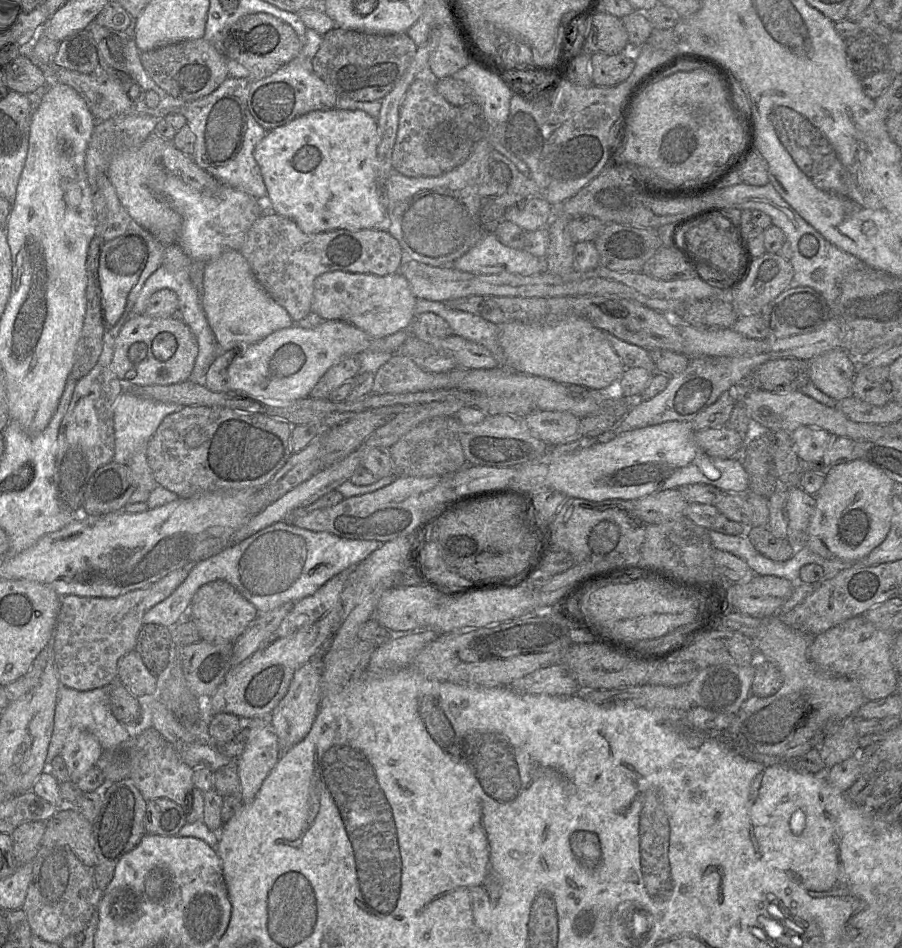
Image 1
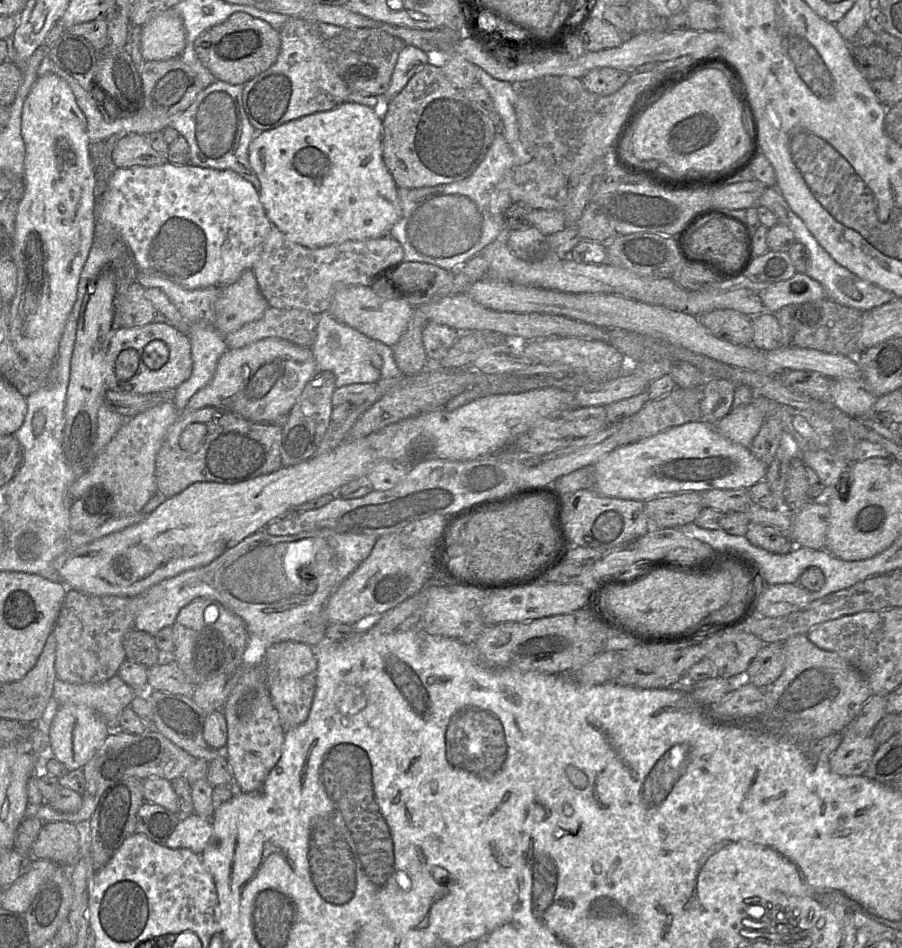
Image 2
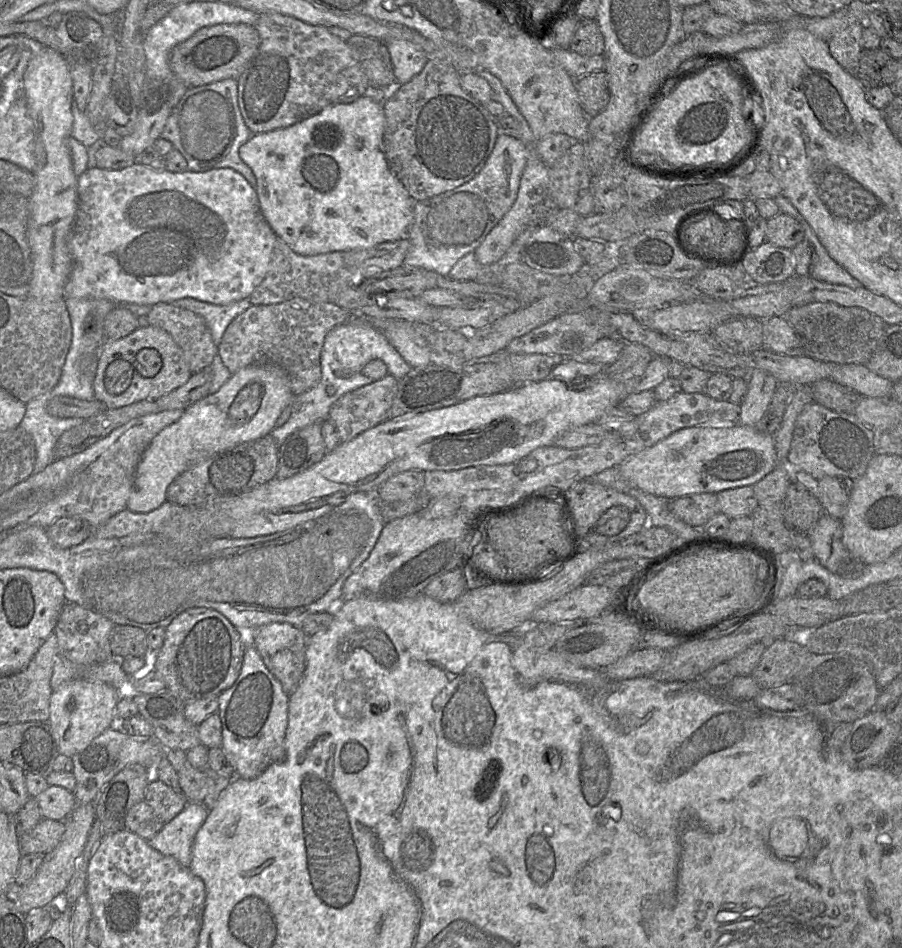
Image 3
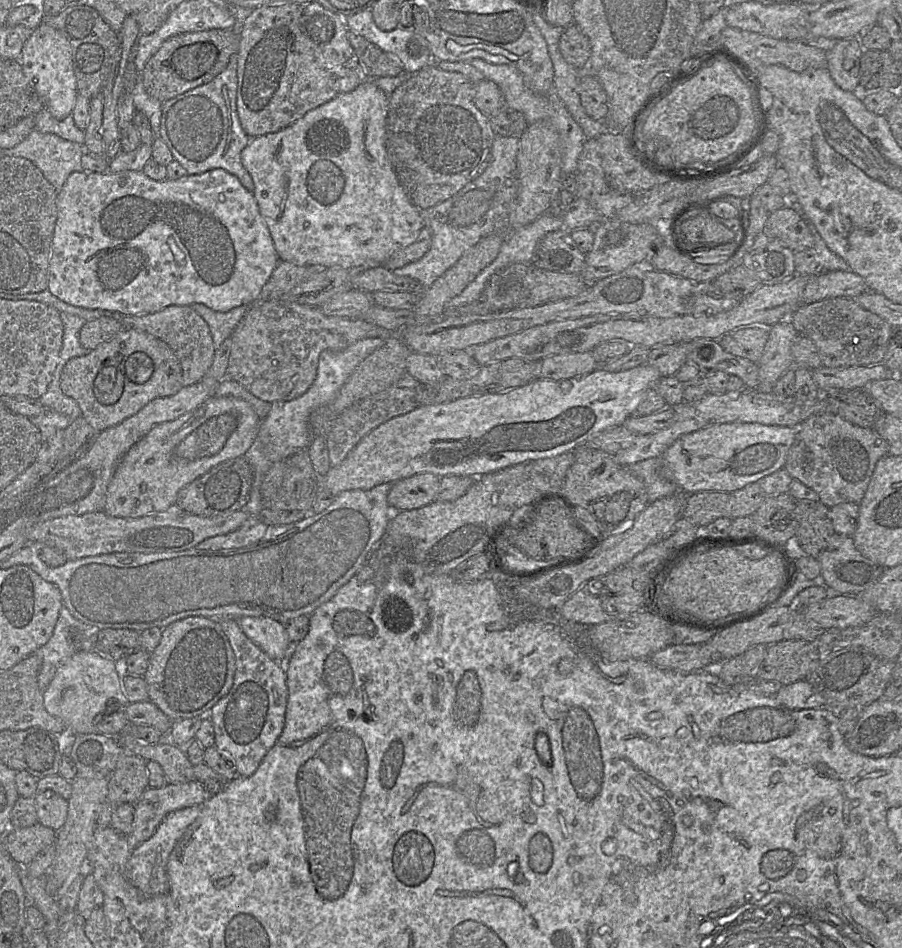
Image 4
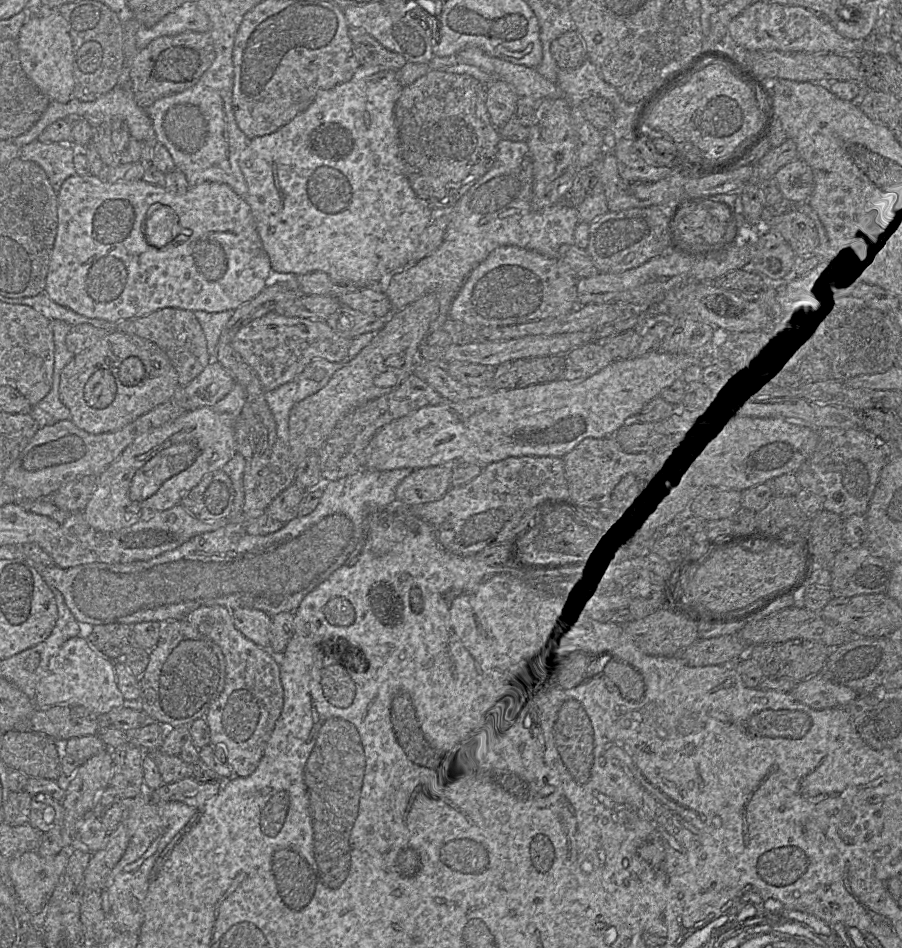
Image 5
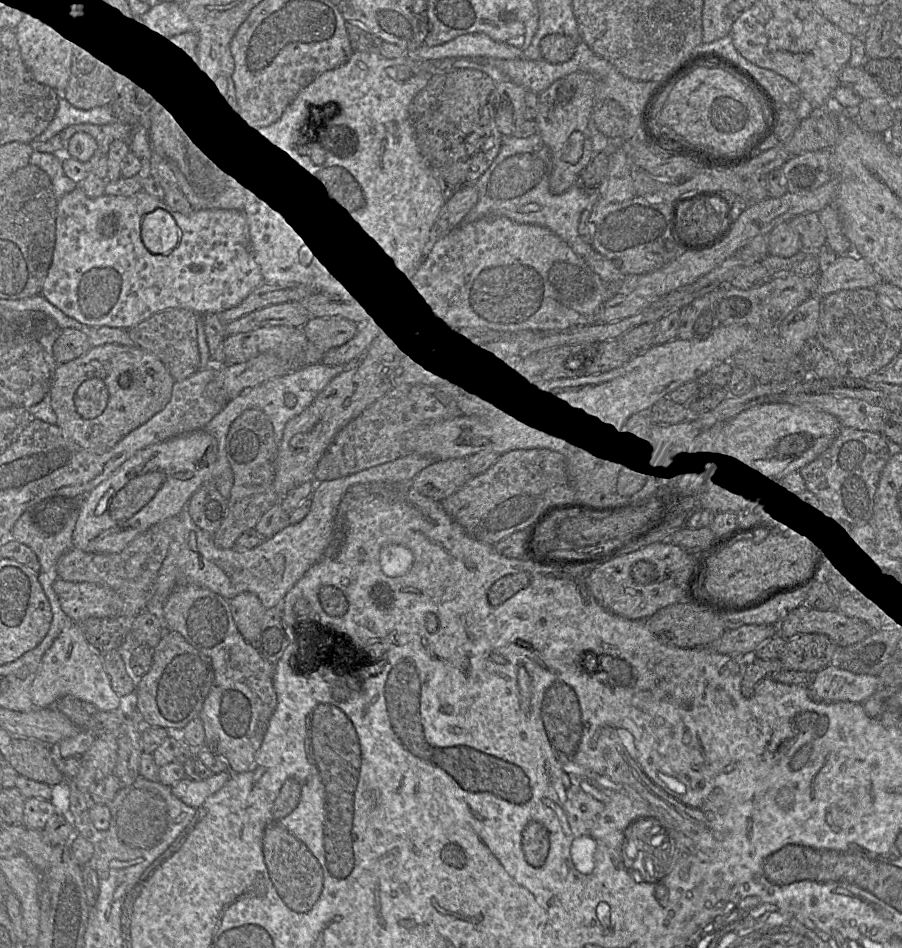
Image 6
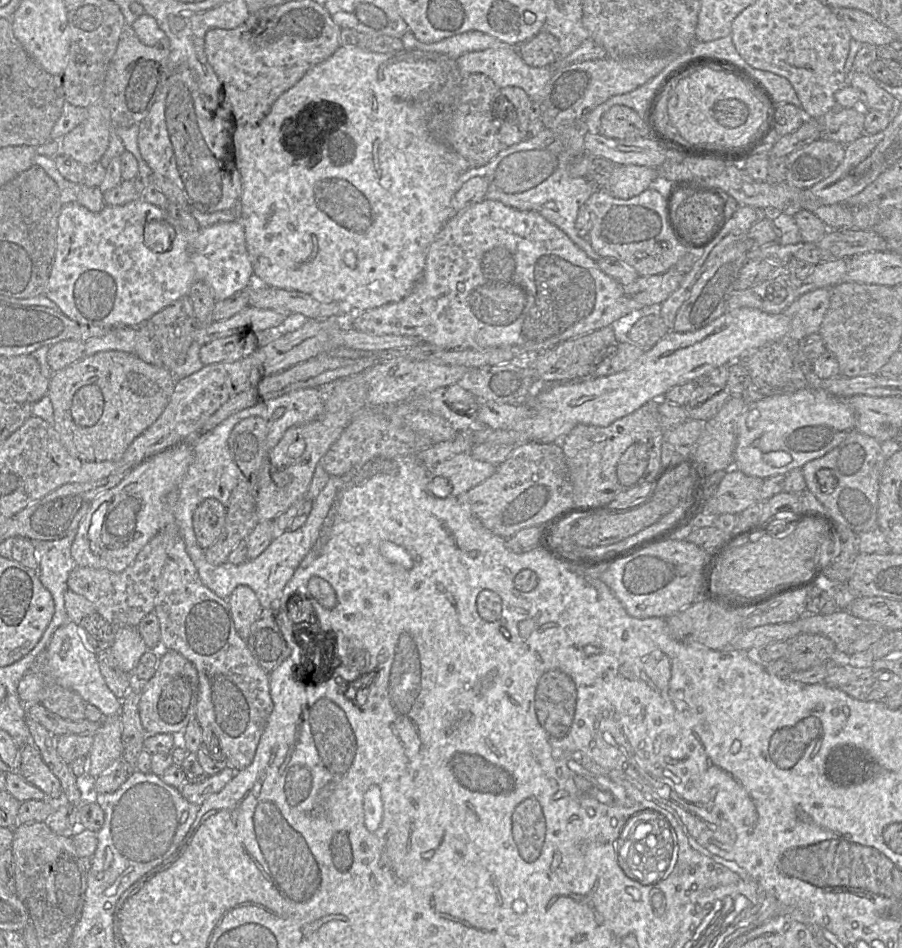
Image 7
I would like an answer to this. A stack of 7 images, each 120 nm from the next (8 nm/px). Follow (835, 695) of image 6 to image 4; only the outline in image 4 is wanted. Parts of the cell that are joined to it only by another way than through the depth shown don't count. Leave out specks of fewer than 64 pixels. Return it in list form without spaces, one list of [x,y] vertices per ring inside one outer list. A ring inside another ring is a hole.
[[[799,680],[794,683],[783,685],[776,695],[767,696],[775,696],[779,703],[790,709],[821,708],[825,705],[824,697],[807,680]]]

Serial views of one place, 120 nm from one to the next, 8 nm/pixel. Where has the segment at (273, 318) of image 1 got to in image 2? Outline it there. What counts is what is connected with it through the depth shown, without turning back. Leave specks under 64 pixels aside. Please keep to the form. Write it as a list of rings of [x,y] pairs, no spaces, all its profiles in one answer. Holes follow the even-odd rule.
[[[247,269],[236,282],[221,288],[214,327],[225,336],[260,319],[268,307],[253,269]]]

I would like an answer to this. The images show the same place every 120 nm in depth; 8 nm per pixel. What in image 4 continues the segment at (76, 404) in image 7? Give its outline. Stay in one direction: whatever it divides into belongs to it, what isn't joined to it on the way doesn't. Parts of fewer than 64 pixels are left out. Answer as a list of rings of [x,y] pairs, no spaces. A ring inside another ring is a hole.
[[[123,329],[87,354],[69,359],[60,376],[62,392],[77,402],[80,415],[97,431],[121,423],[150,401],[174,395],[183,386],[181,364],[172,348],[136,329]]]

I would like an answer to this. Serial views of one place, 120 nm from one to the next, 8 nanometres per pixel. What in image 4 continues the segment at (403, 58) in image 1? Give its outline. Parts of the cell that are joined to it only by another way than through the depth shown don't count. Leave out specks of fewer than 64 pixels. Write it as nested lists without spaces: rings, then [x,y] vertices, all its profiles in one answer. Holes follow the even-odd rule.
[[[348,30],[347,37],[369,79],[397,76],[404,72],[403,65],[393,54],[382,51],[353,31]]]

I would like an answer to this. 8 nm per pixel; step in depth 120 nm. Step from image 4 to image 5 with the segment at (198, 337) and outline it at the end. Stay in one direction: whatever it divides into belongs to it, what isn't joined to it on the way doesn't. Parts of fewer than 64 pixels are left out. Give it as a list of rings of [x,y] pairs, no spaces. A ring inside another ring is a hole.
[[[166,307],[139,318],[125,319],[114,324],[114,330],[148,339],[165,351],[177,371],[180,386],[188,385],[214,360],[208,353],[202,327],[191,310]]]

